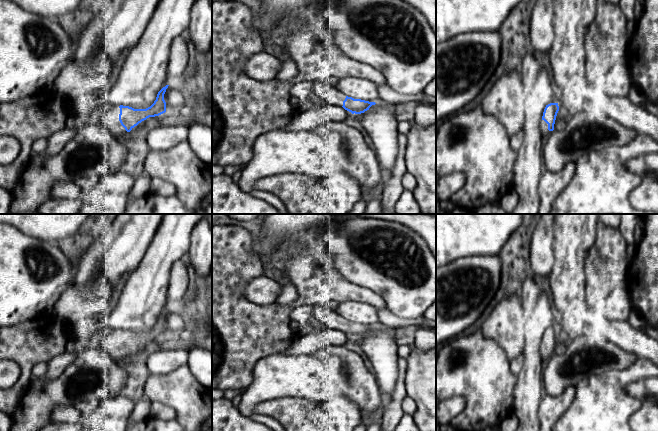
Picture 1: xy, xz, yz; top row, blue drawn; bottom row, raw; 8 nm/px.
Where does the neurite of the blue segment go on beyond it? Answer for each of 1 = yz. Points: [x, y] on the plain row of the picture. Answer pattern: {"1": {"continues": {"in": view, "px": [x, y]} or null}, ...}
{"1": {"continues": {"in": "yz", "px": [545, 356]}}}

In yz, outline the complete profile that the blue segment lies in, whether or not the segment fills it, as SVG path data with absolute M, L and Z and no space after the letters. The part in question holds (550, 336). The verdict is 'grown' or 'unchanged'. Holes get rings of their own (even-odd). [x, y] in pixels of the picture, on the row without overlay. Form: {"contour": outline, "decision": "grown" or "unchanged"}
{"contour": "M550 327L546 329L540 347L541 358L544 364L554 354L554 348L557 337L559 335L558 327Z", "decision": "grown"}

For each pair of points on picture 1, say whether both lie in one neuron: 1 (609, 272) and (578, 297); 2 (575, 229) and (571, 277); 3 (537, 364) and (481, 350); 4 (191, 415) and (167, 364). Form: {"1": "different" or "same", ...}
{"1": "different", "2": "same", "3": "different", "4": "different"}

